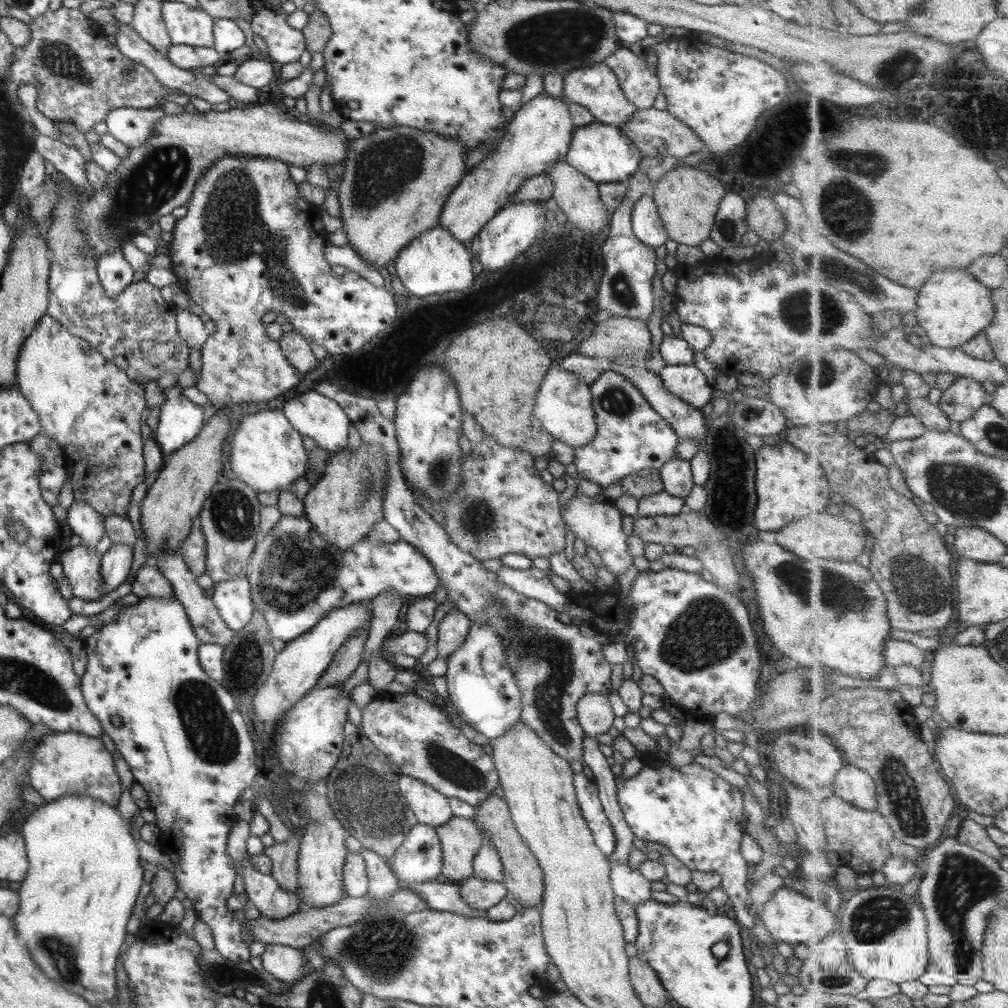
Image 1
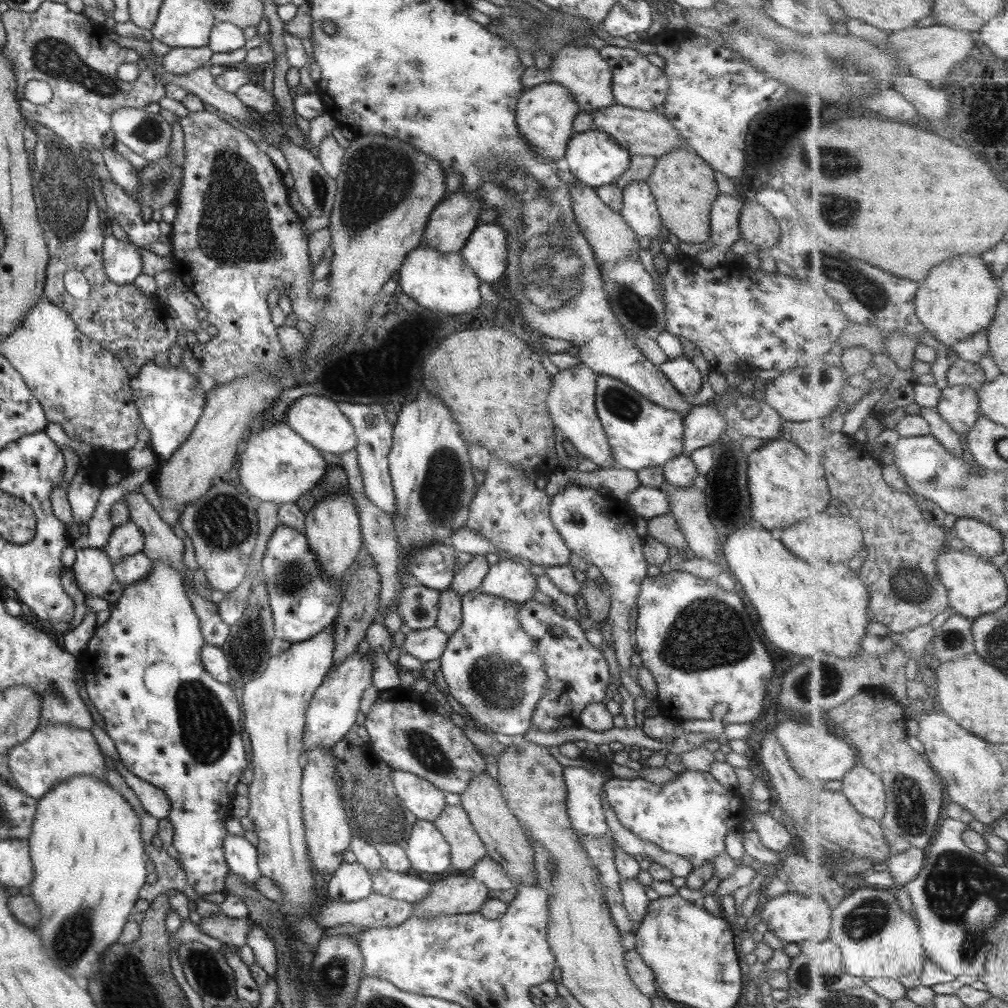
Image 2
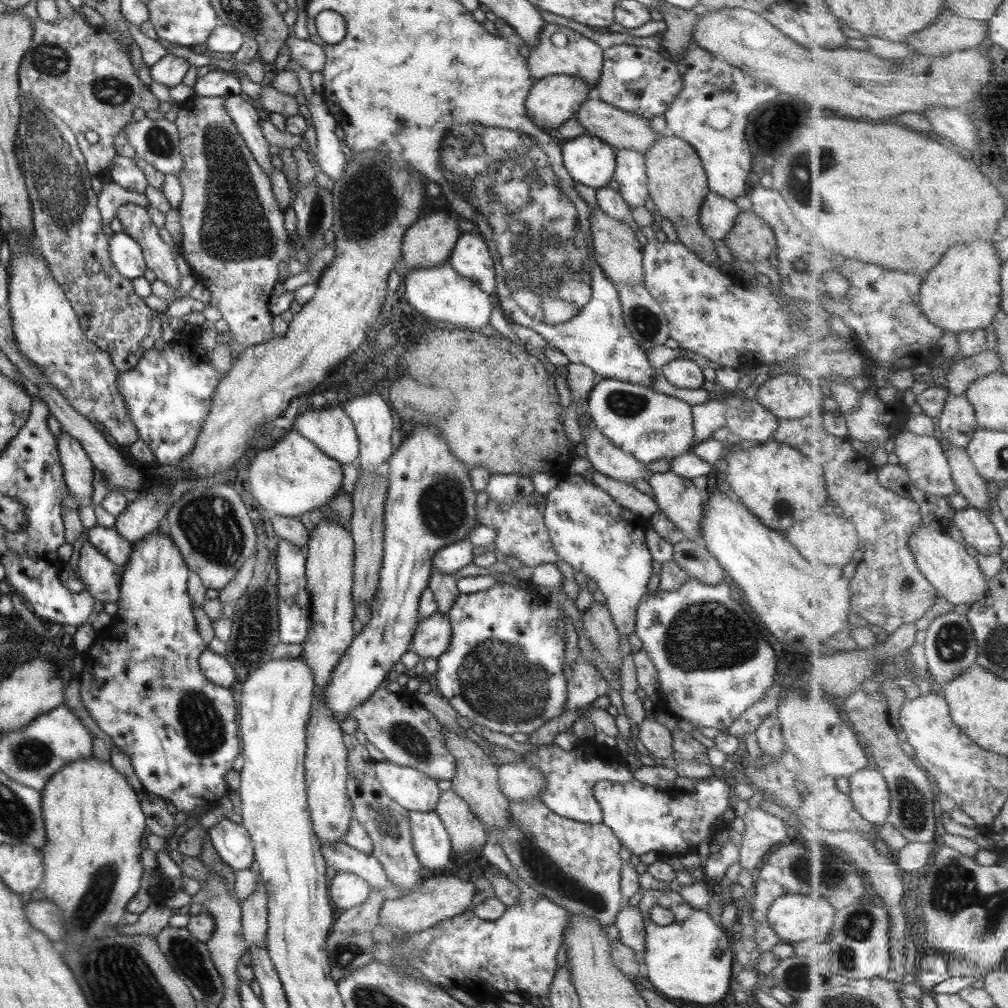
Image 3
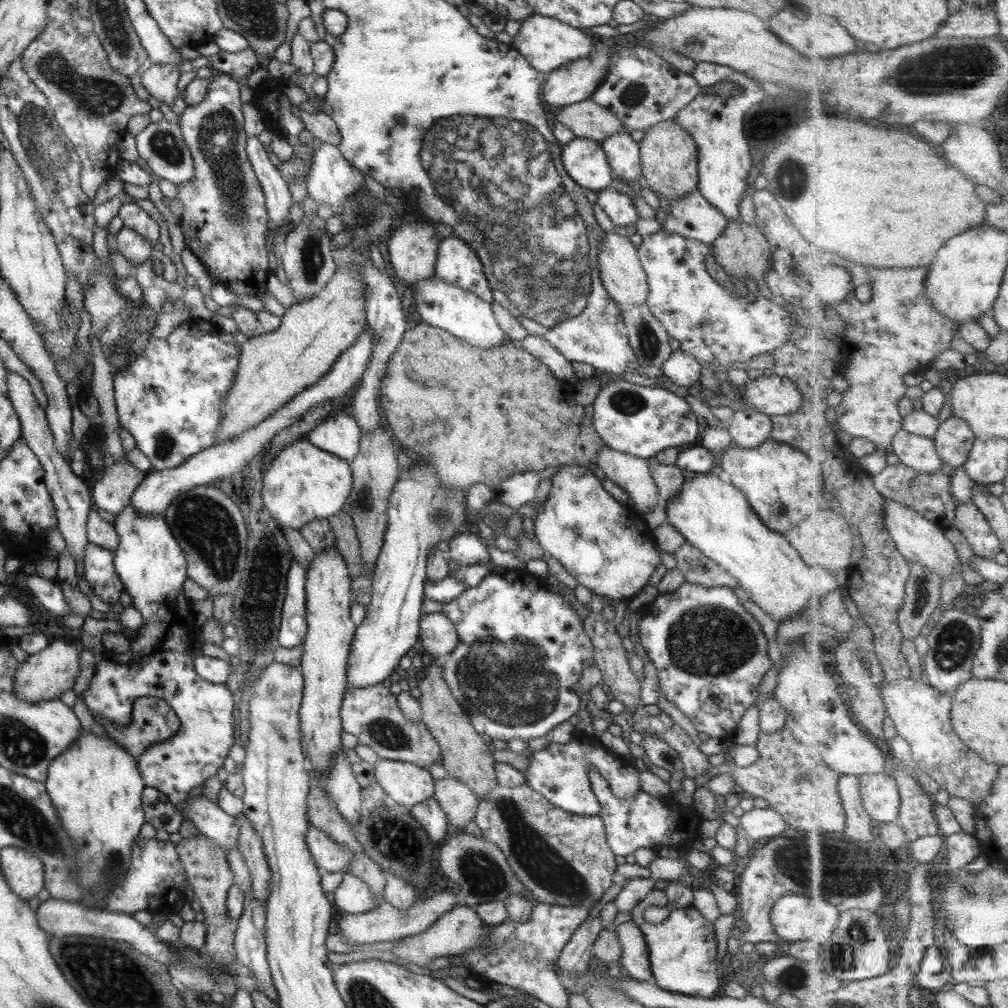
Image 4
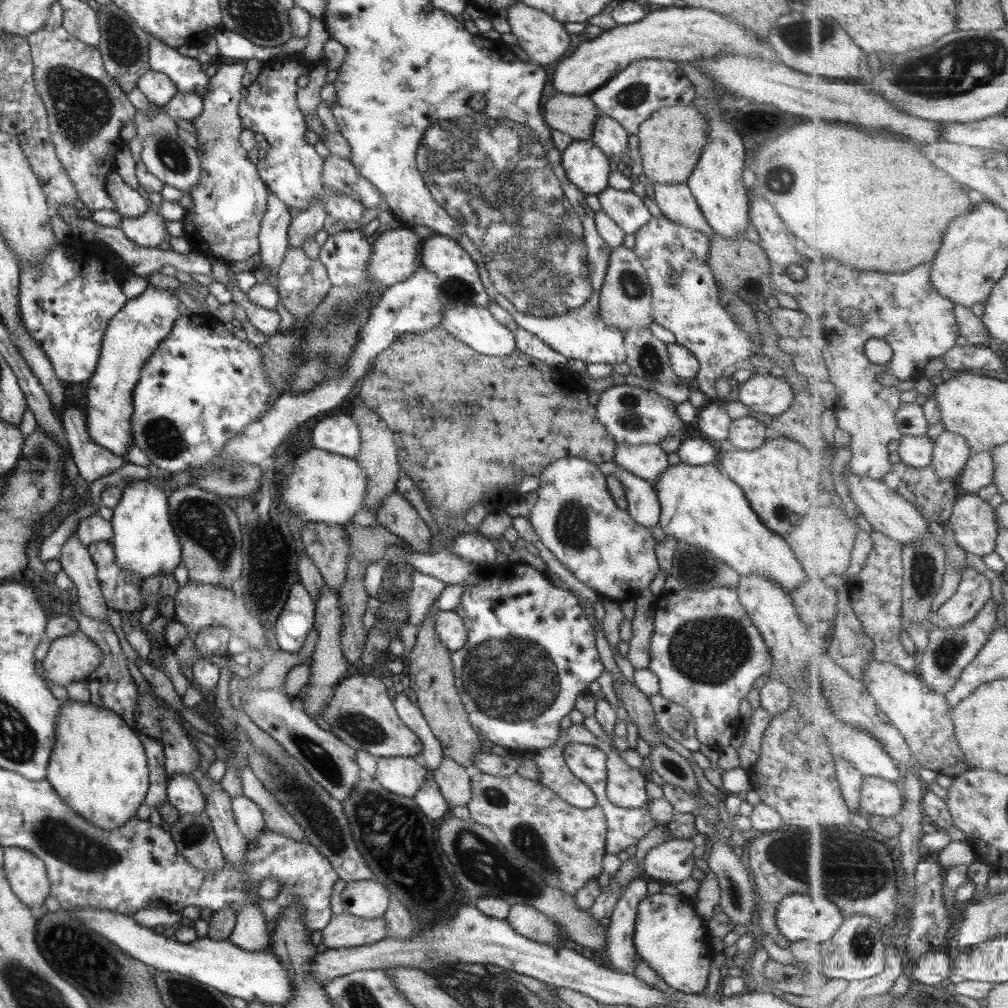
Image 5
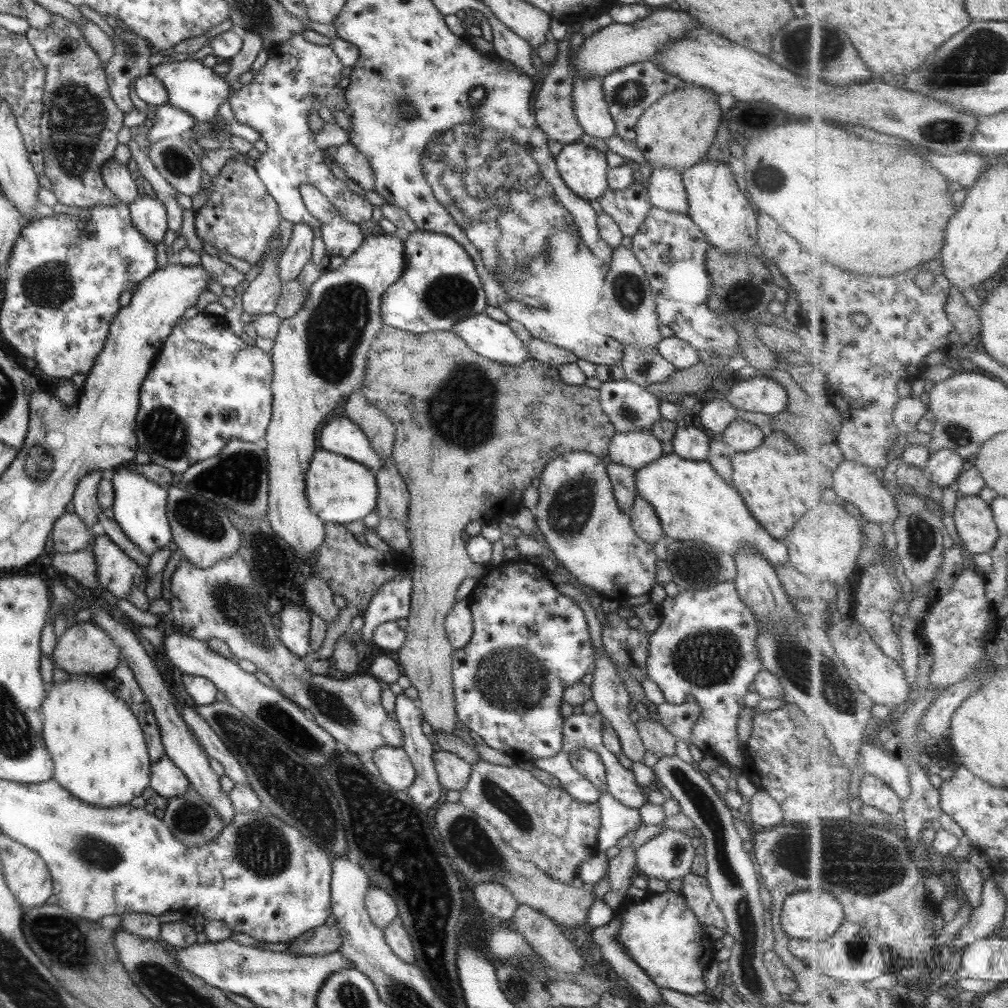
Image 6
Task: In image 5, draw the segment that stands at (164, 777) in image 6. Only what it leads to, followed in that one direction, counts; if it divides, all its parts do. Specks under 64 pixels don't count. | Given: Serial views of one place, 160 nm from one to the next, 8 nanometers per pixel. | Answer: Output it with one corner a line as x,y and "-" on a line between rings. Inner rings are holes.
172,776
166,780
165,793
167,803
180,814
195,816
203,812
205,808
205,797
201,795
197,784
185,776

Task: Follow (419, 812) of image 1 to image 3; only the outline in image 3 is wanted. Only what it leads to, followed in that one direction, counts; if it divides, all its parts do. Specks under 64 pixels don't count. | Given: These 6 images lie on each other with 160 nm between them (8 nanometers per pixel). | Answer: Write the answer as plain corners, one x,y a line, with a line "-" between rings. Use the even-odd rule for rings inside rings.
376,762
374,764
377,783
400,808
411,812
431,812
434,810
440,791
429,776
413,768

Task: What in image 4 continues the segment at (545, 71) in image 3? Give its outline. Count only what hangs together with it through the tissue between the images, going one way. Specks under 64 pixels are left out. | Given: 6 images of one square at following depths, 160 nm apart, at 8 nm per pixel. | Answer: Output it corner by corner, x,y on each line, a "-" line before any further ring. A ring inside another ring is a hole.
535,13
523,17
518,33
512,36
510,45
529,63
531,68
542,73
548,73
551,70
561,66
563,63
571,62
586,57
590,54
591,49
595,47
581,29
573,28
568,24
563,24
546,16

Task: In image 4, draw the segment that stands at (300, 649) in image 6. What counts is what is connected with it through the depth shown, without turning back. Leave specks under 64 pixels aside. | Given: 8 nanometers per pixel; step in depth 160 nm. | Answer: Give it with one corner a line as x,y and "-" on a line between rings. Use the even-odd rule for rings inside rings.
292,559
285,580
286,595
282,602
280,627
276,636
281,648
293,648
297,644
302,644
306,635
305,579
305,569
301,569

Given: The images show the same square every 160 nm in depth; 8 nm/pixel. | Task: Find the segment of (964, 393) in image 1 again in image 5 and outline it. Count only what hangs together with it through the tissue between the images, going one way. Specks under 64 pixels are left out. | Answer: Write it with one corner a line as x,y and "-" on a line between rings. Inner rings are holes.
943,430
935,440
932,466
941,478
958,480
972,455
971,444
959,433

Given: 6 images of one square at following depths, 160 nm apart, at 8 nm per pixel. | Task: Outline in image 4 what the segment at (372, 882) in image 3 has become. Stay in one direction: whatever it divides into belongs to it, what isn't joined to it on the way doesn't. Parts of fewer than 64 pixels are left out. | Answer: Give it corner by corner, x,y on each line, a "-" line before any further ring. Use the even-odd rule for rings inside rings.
310,825
305,830
305,845
311,860
322,872
342,872
352,859
350,850
333,843
321,830

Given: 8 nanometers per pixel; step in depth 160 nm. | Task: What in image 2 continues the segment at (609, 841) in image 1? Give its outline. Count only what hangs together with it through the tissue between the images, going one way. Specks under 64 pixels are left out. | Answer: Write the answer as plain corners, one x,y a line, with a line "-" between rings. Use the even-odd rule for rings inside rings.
563,767
565,809
571,829
581,836
605,836
607,825
601,808
599,789
612,777
610,772
590,772
581,768

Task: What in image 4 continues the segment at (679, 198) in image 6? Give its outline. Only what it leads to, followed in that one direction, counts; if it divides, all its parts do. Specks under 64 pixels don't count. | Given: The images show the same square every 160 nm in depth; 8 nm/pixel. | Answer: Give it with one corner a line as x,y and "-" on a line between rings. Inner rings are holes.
696,188
669,203
668,215
661,225
664,231
673,231
709,246
727,224
728,220

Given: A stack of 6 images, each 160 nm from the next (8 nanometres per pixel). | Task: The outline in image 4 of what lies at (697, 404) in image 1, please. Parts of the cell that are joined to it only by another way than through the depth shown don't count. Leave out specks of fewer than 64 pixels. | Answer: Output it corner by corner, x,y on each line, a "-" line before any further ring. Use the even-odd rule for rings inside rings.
680,349
672,351
671,355
661,365
662,375
677,386
689,387
698,382
701,366
693,356

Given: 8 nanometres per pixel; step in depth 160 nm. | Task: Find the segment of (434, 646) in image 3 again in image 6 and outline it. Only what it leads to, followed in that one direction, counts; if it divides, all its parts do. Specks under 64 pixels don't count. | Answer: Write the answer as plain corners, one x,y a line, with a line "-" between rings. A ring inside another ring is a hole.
467,599
457,600
445,617
444,631
450,647
463,648
472,635
472,616

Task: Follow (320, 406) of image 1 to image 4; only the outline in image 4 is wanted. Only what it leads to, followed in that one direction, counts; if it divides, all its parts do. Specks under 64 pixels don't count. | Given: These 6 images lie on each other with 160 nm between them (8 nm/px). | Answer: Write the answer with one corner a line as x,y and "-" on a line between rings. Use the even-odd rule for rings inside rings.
339,414
325,418
305,438
315,448
338,456
350,463
357,454
361,432
353,418

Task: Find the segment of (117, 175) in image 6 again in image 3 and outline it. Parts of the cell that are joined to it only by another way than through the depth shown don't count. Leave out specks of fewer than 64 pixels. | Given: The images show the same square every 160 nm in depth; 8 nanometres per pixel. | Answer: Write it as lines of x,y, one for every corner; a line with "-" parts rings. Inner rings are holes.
128,202
127,204
122,204
117,209
115,218
117,218
121,224
121,232
128,234
133,240
137,241
137,244
139,244
146,268
156,276
156,282
163,282
167,288
173,290
173,294
175,294
173,300
180,300
185,297
185,295
181,295
181,293
177,291
180,276
179,273
177,273
177,267
173,261
175,253
172,248
166,243
163,243
163,240
157,234
158,228
151,223
151,219
149,219
146,209

